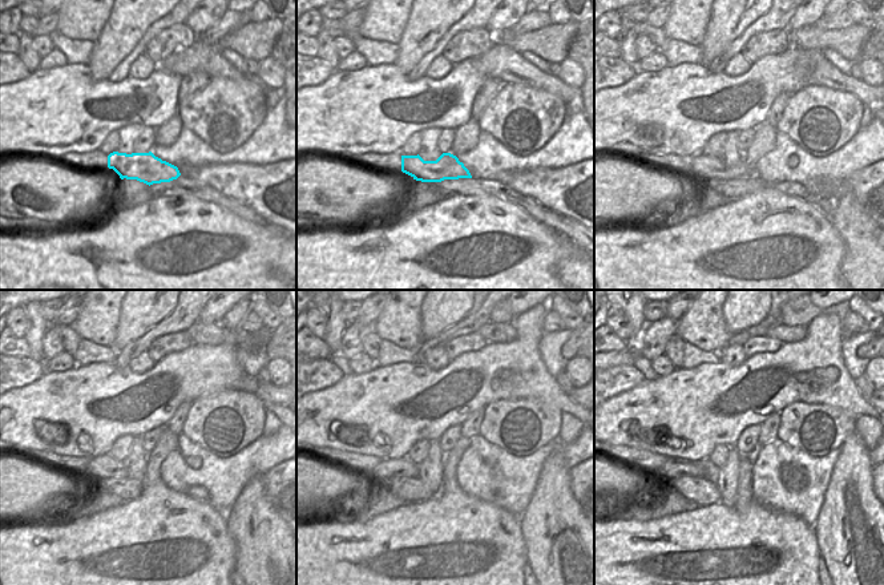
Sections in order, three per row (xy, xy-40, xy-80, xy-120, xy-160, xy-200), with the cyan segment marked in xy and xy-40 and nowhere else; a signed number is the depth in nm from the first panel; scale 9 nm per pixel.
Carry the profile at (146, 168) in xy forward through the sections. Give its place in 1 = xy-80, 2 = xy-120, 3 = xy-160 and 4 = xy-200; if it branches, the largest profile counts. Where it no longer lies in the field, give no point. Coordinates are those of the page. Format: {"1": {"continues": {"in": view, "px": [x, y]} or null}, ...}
{"1": {"continues": {"in": "xy-80", "px": [705, 168]}}, "2": {"continues": {"in": "xy-120", "px": [101, 467]}}, "3": {"continues": {"in": "xy-160", "px": [404, 467]}}, "4": {"continues": {"in": "xy-200", "px": [673, 468]}}}

